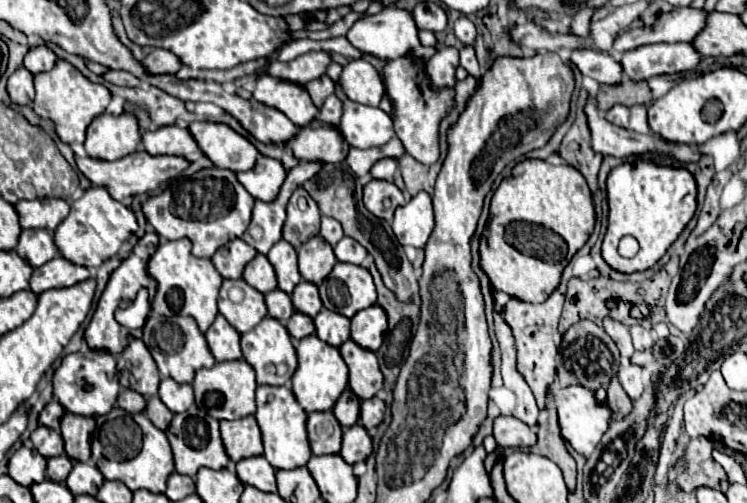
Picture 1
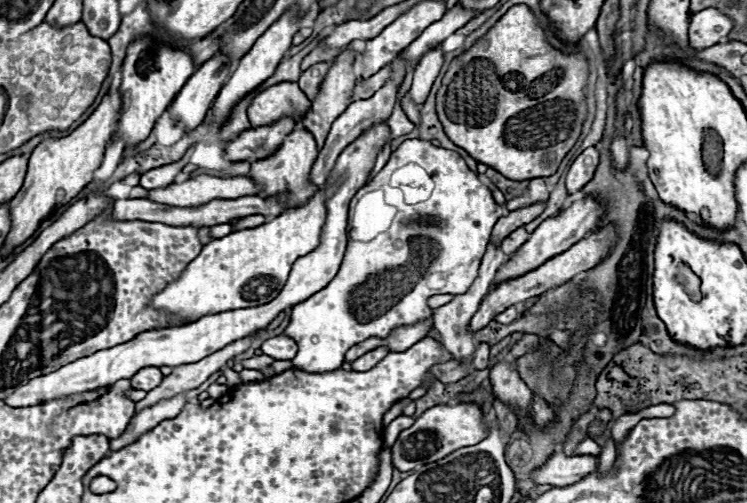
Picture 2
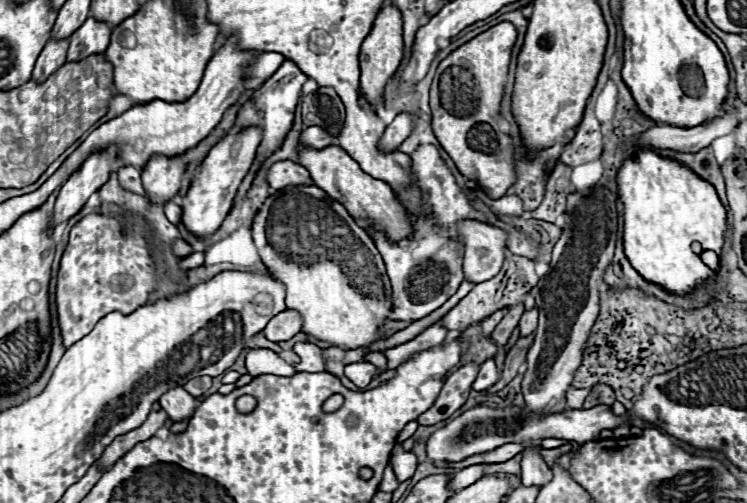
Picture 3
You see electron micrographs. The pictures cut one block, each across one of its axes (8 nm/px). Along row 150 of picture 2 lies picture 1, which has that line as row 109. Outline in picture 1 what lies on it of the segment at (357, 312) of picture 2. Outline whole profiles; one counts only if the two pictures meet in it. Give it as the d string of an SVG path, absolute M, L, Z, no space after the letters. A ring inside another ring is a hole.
M404 54L402 58L386 60L382 66L382 82L386 96L394 106L394 132L402 142L404 150L418 162L430 166L440 158L440 122L454 108L454 88L442 88L440 92L432 90L430 76L426 72L426 62L414 54Z

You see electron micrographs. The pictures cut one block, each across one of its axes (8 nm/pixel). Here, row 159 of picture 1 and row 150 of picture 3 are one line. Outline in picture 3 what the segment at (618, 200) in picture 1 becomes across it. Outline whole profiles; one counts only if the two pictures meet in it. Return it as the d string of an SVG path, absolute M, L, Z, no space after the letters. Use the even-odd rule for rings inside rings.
M638 150L634 160L626 160L622 164L618 172L618 190L624 202L624 252L644 280L666 288L670 294L688 296L694 288L700 288L704 282L716 278L716 272L700 260L704 250L720 254L724 246L726 208L722 206L712 184L706 184L706 180L698 178L690 168L676 160Z

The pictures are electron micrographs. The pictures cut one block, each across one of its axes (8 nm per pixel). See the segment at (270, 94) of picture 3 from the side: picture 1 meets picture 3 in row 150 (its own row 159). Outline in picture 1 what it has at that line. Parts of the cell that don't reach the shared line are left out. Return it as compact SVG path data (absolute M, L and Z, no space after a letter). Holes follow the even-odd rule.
M258 156L256 166L252 170L238 172L236 176L238 176L238 182L252 194L252 198L270 202L276 198L280 186L284 184L286 170L278 160Z

